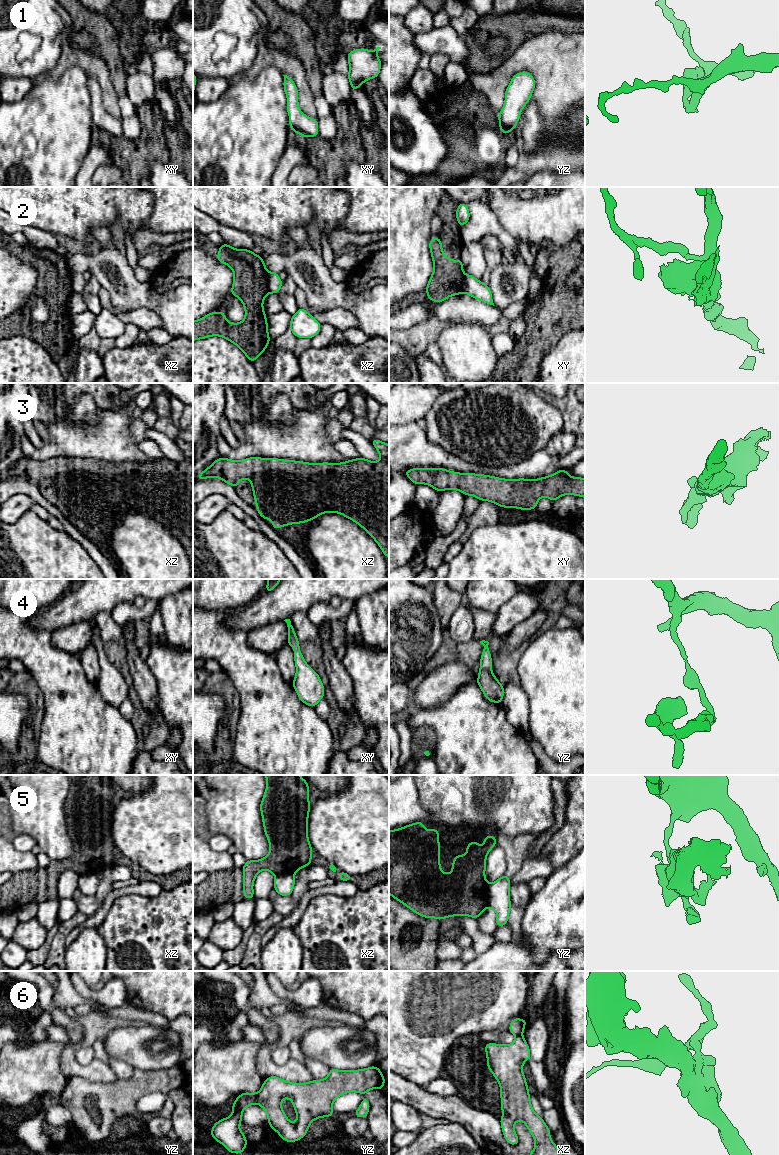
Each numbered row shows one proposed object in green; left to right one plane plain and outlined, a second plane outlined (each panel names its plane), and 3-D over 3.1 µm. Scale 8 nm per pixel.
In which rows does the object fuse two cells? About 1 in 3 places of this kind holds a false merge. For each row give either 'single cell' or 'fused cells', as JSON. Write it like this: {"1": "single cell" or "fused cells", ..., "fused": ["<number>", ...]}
{"1": "single cell", "2": "fused cells", "3": "single cell", "4": "single cell", "5": "fused cells", "6": "fused cells", "fused": ["2", "5", "6"]}

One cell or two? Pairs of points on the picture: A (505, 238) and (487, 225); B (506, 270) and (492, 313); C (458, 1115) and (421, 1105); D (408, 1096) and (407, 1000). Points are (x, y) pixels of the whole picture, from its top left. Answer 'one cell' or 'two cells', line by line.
A: one cell
B: two cells
C: one cell
D: two cells

